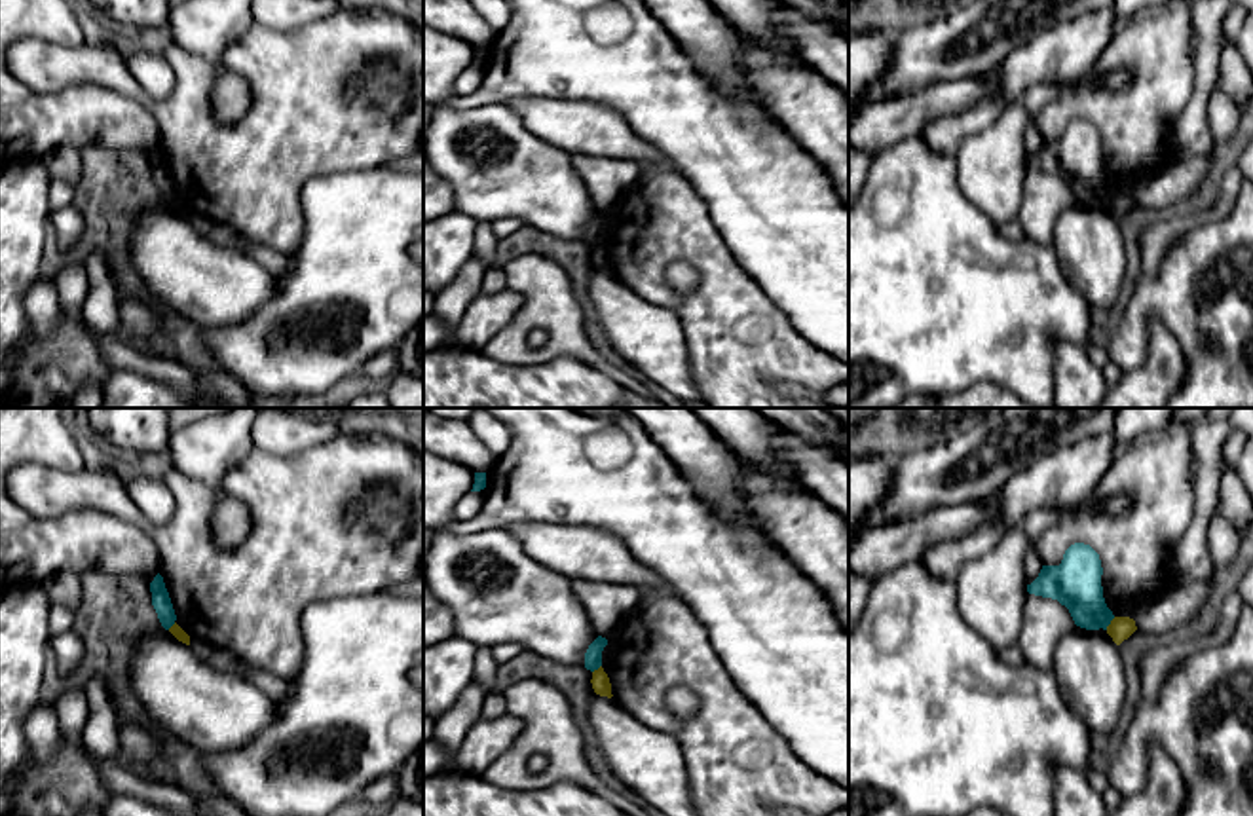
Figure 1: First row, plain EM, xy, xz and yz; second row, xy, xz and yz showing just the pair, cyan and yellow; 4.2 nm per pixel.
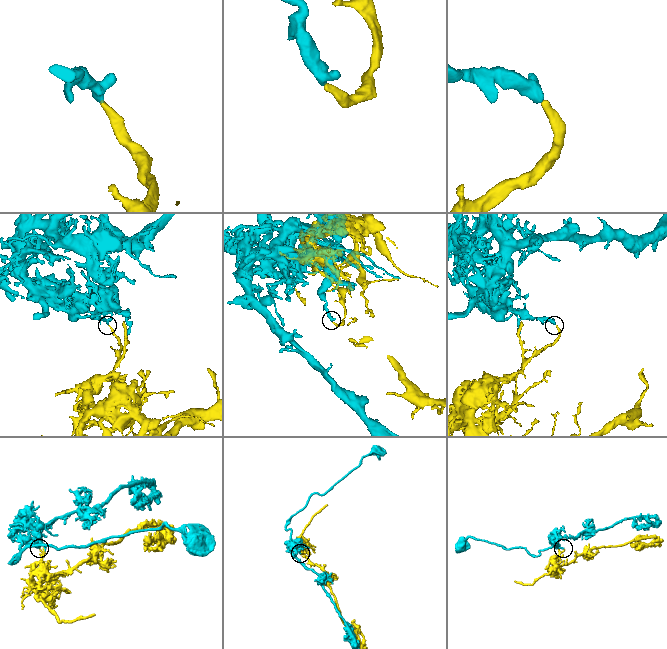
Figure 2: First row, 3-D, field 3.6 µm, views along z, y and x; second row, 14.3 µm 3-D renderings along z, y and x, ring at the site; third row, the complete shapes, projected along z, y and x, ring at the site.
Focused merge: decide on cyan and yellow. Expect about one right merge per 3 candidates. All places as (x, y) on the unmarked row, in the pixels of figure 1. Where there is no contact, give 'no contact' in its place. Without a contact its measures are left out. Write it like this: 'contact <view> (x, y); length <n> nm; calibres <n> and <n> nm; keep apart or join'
contact yz (1109, 198); length 70 nm; calibres 220 and 100 nm; keep apart

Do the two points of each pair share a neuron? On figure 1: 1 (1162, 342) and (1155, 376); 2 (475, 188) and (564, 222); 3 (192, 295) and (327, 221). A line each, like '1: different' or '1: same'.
1: same
2: same
3: different

